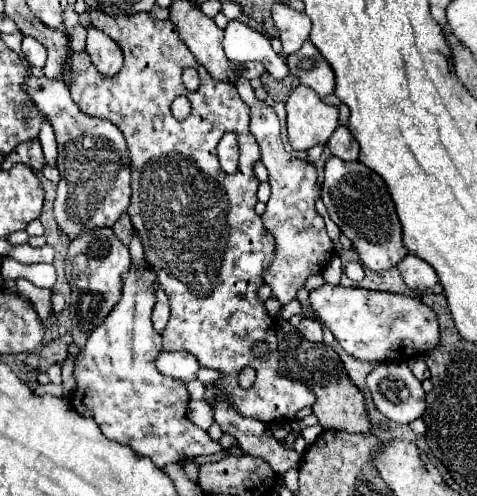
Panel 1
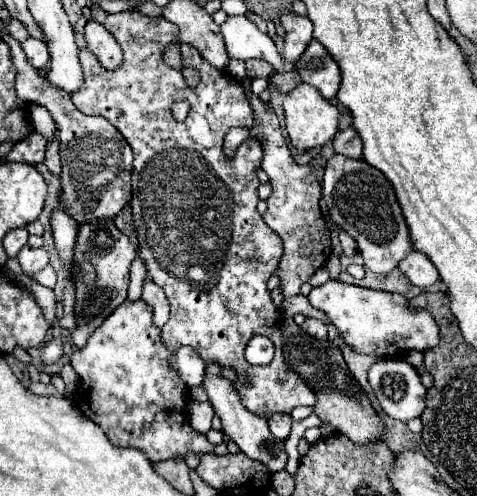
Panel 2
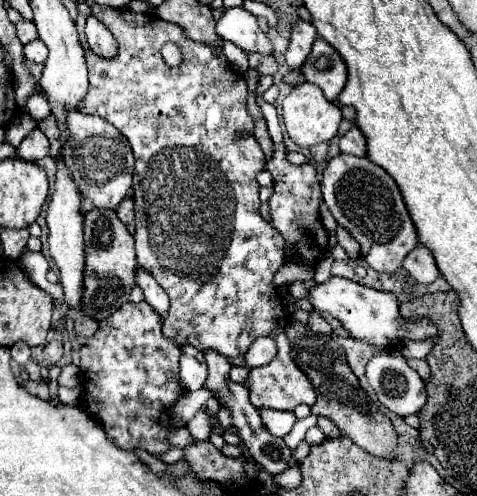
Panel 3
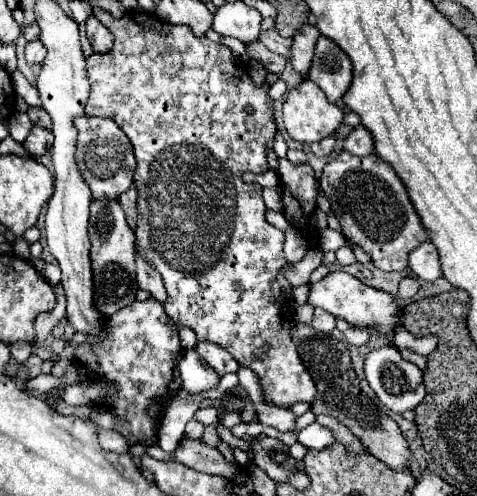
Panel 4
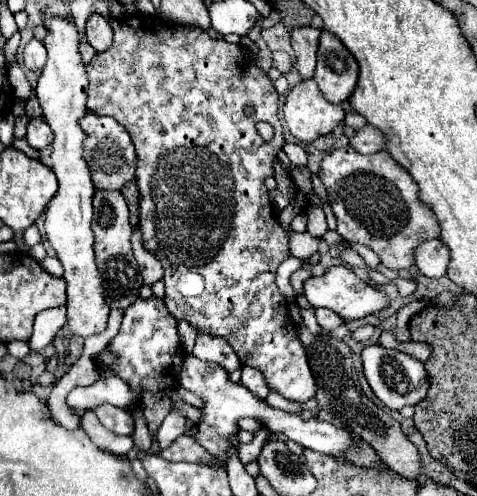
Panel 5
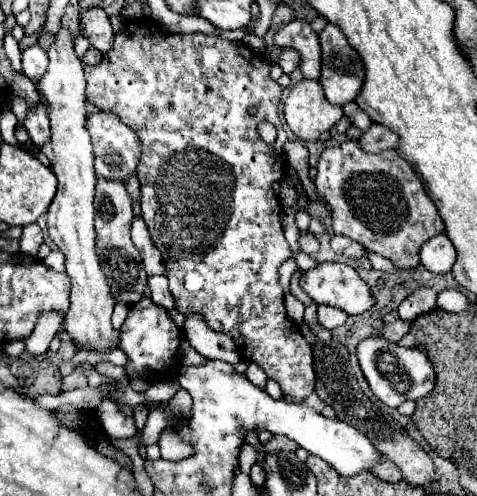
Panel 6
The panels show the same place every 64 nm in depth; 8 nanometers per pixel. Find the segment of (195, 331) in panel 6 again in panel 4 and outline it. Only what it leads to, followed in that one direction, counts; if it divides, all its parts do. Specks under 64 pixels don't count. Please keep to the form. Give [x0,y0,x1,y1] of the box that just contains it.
[196,344,240,378]

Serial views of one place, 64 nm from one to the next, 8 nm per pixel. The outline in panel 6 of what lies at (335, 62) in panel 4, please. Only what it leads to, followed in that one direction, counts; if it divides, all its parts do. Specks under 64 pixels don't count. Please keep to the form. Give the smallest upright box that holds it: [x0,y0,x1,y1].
[318,24,364,106]

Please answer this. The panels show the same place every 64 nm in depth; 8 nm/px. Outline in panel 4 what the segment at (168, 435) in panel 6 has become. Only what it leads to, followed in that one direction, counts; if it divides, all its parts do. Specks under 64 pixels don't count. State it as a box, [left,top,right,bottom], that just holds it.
[174,440,238,480]

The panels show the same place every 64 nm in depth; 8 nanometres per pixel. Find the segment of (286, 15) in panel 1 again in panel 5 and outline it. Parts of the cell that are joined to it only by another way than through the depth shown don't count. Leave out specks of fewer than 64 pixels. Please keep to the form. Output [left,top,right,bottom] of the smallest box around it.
[292,26,320,78]

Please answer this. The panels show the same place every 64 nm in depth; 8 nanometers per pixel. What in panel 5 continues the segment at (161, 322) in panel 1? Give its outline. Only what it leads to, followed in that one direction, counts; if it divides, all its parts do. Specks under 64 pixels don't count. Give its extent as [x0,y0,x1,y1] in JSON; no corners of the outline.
[132,226,162,286]

